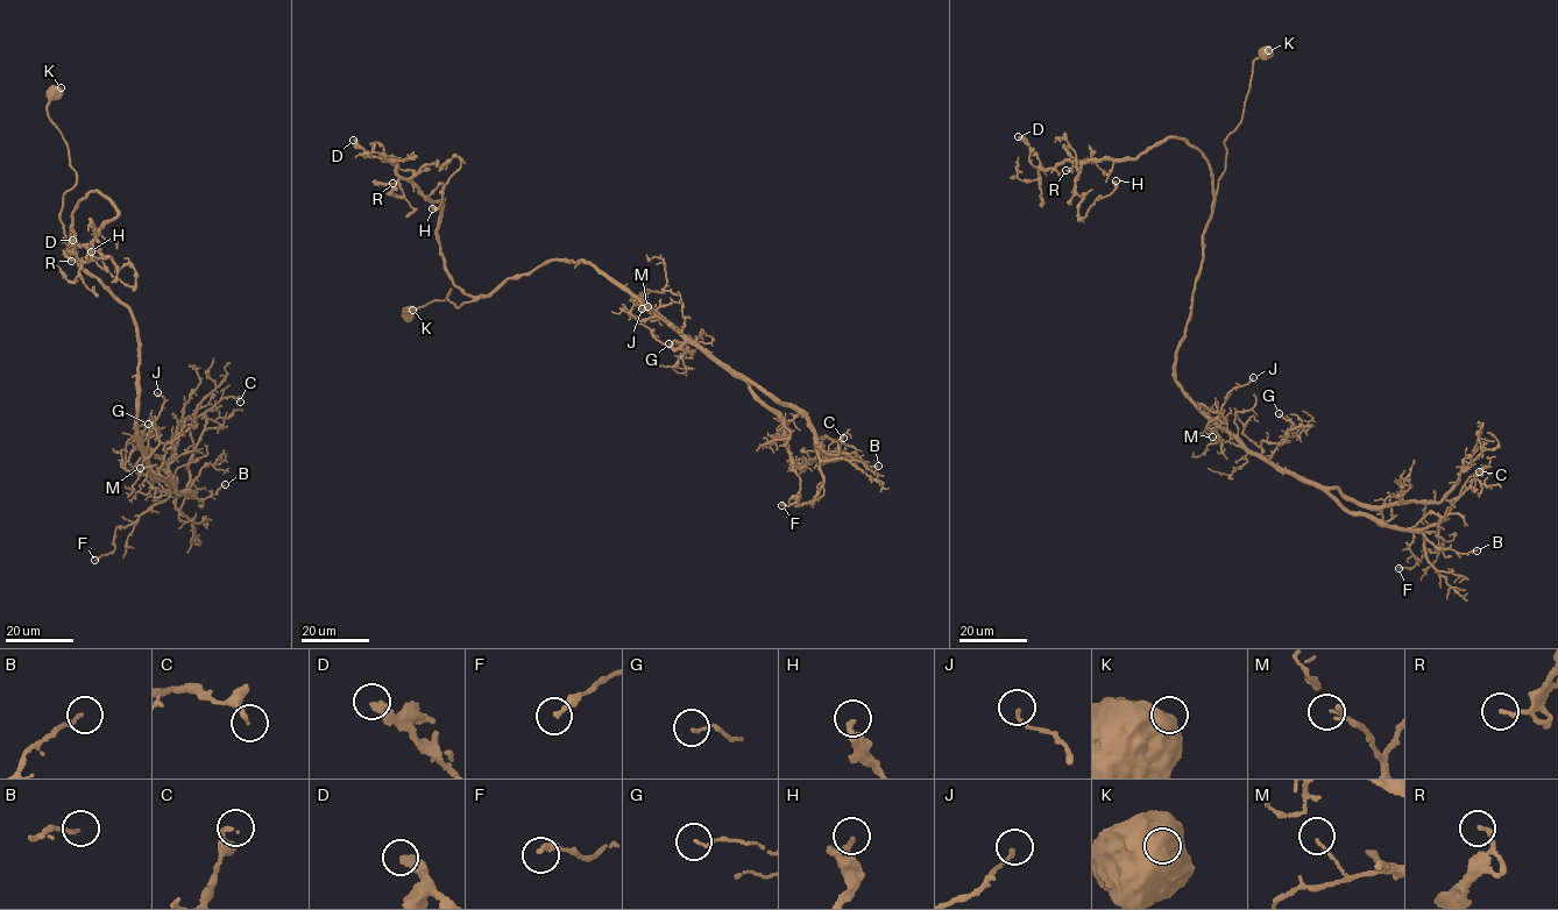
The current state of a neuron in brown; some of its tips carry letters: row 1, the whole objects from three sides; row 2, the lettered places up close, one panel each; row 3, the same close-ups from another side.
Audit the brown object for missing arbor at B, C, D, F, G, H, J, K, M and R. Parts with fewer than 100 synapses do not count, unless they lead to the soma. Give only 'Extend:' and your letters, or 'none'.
Extend: none

